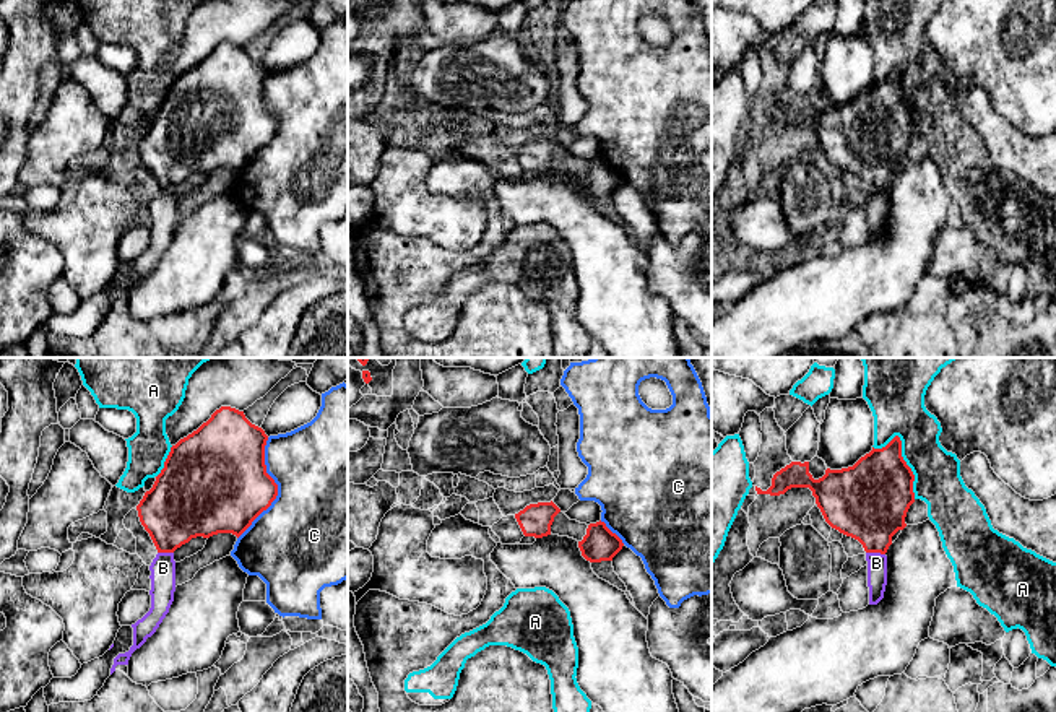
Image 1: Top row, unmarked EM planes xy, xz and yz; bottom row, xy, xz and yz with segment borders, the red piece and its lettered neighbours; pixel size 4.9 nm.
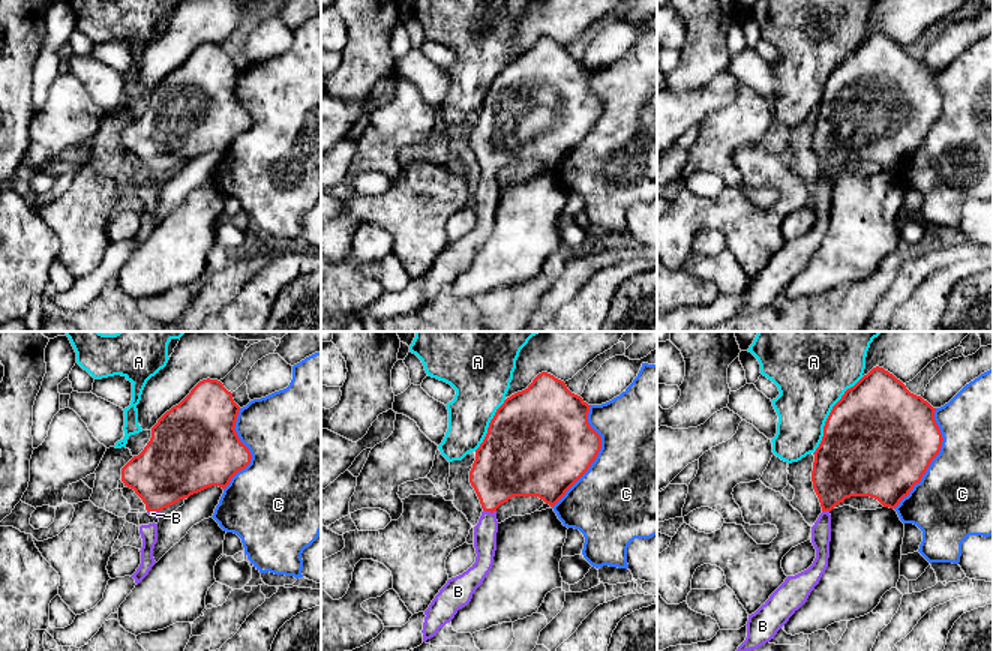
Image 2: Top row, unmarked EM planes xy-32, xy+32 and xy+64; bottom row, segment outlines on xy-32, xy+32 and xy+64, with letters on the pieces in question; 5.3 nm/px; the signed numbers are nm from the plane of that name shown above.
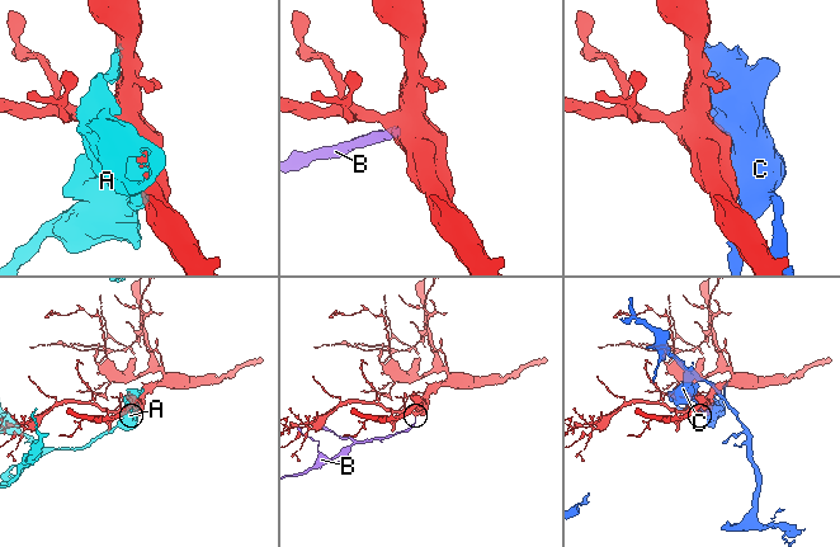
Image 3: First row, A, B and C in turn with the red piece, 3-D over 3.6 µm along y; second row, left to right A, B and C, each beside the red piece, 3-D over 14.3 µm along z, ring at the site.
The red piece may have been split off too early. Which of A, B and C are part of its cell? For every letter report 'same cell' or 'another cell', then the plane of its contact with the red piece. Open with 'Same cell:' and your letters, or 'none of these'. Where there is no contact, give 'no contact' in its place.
Same cell: B
A: another cell; contact in yz
B: same cell; contact in yz
C: another cell; contact in xy

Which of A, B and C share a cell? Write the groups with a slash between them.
A / B / C

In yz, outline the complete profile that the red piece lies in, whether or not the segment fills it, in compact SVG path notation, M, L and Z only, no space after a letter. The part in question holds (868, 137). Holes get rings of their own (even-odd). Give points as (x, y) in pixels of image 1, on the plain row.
M895 72L885 83L874 85L861 93L853 102L842 106L825 106L825 111L819 115L814 115L809 109L809 98L791 98L772 114L772 122L767 127L762 127L755 122L757 130L780 132L791 124L809 124L816 133L816 140L820 145L825 158L838 166L840 169L858 176L864 187L868 197L868 223L869 223L869 241L877 241L884 234L887 221L887 185L892 180L892 172L907 163L905 153L910 141L915 138L913 128L915 111L911 104L902 93L902 76Z

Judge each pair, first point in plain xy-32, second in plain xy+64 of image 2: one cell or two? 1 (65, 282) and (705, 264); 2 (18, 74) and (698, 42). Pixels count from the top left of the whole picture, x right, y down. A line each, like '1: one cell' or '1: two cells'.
1: one cell
2: one cell

